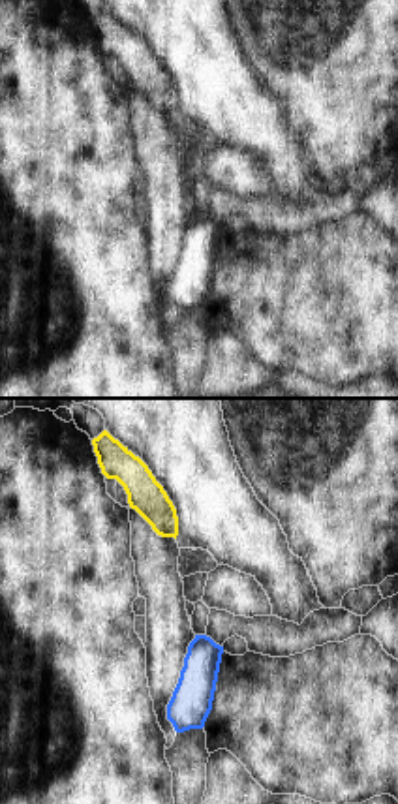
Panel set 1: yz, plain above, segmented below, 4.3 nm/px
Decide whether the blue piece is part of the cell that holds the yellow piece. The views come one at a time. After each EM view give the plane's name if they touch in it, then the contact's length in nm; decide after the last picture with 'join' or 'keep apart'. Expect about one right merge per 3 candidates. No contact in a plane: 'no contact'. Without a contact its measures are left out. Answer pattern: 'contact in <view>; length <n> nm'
no contact

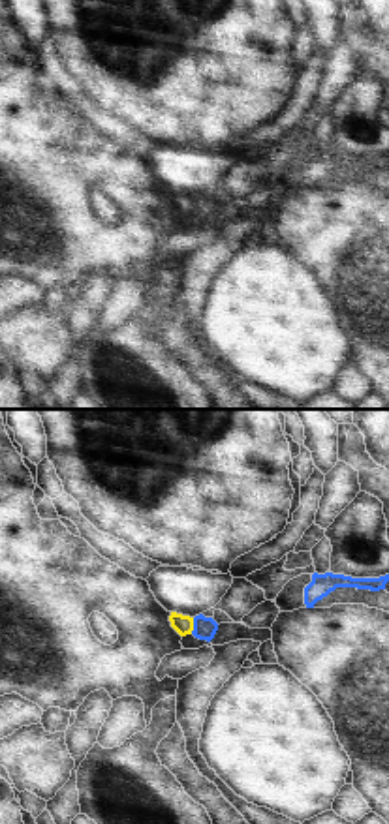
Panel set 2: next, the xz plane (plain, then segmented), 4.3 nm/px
contact in xz; length 70 nm

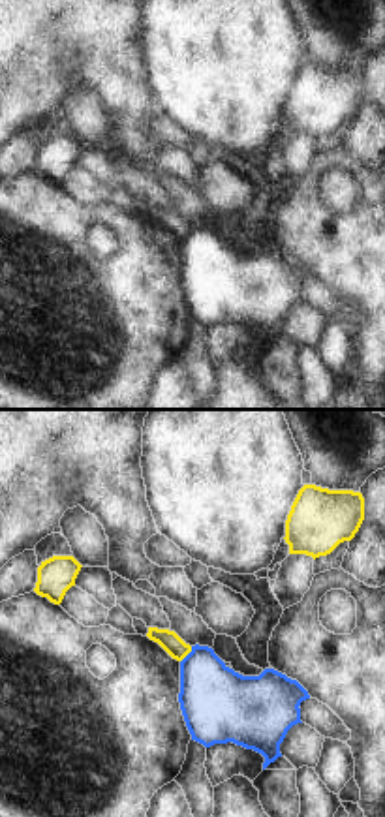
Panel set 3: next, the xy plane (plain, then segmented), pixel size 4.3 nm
contact in xy; length 90 nm

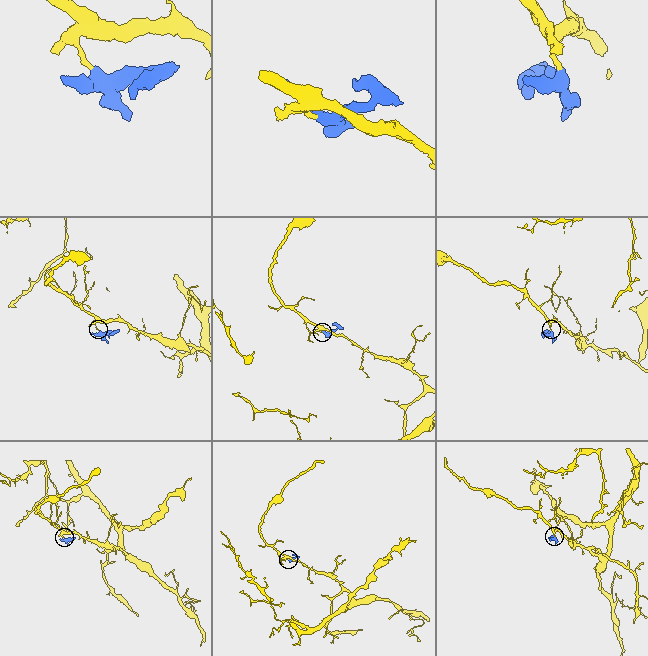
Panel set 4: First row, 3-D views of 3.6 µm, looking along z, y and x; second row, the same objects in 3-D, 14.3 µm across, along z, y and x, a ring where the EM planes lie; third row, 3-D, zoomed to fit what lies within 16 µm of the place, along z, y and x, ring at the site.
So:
keep apart

